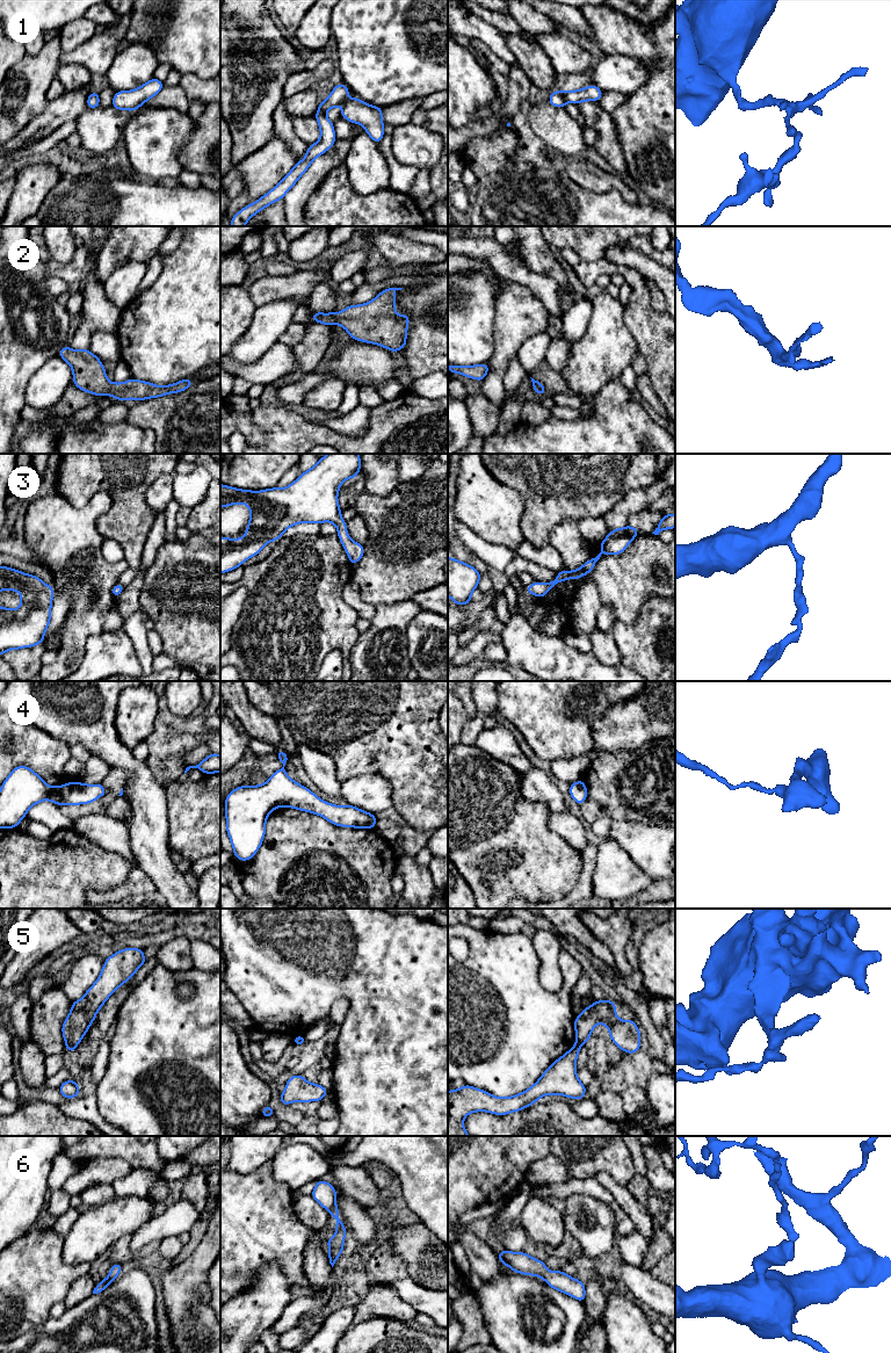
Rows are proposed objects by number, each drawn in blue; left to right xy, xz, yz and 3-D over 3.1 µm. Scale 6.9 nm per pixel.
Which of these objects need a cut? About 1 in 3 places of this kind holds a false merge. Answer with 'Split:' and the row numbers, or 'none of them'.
Split: 5

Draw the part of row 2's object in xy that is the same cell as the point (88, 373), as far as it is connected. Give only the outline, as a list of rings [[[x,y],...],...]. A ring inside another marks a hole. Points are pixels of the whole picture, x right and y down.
[[[67,345],[59,350],[58,356],[71,366],[73,384],[77,388],[95,396],[114,396],[119,401],[162,397],[168,393],[182,392],[194,385],[190,377],[164,386],[135,378],[124,383],[110,383],[103,363],[89,349],[73,350]]]

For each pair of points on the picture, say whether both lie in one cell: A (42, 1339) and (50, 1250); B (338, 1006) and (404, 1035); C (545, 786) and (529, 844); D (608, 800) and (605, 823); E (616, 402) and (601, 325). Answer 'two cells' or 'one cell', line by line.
A: two cells
B: two cells
C: two cells
D: two cells
E: two cells

